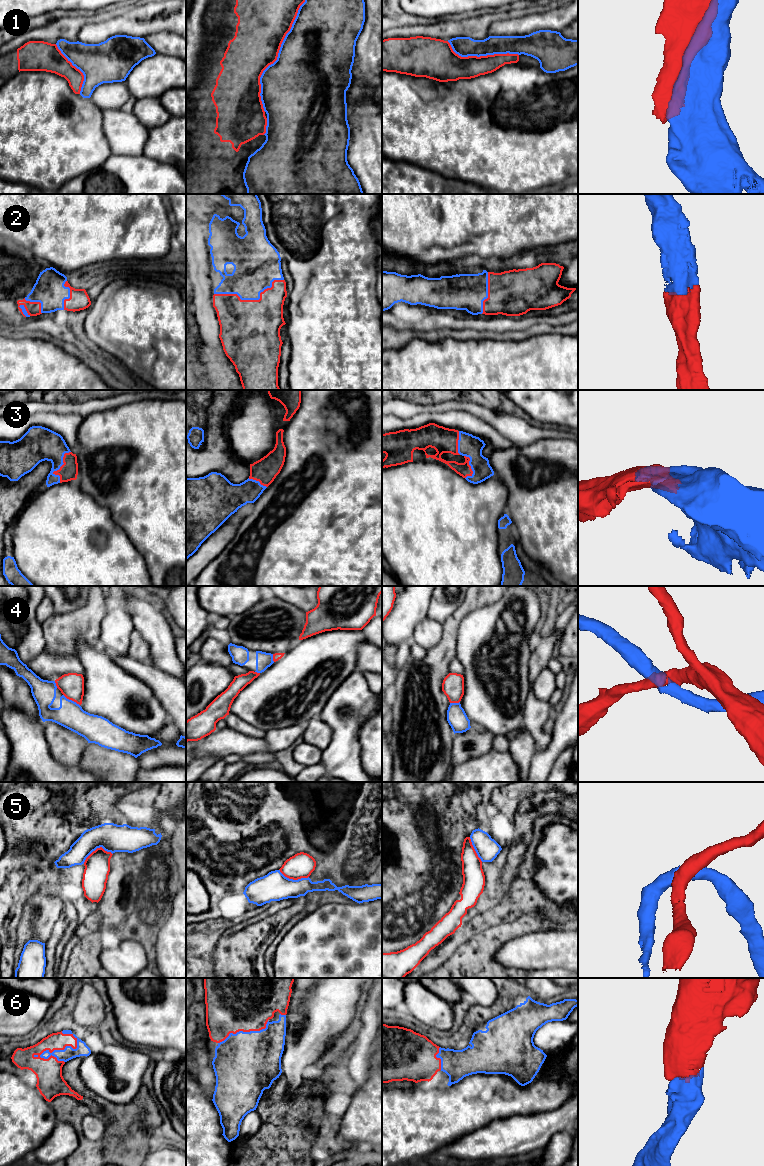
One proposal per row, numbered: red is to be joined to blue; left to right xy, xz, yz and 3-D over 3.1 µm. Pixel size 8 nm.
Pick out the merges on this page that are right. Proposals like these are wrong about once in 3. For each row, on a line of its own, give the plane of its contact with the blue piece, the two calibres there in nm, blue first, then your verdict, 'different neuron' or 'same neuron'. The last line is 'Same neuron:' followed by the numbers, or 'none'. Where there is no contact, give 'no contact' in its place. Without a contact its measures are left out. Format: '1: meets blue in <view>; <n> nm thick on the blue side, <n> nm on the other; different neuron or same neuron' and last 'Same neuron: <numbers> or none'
1: meets blue in xz; 500 nm thick on the blue side, 400 nm on the other; different neuron
2: meets blue in xz; 360 nm thick on the blue side, 480 nm on the other; same neuron
3: meets blue in xy; 280 nm thick on the blue side, 150 nm on the other; same neuron
4: meets blue in xy; 220 nm thick on the blue side, 200 nm on the other; different neuron
5: meets blue in xy; 220 nm thick on the blue side, 200 nm on the other; same neuron
6: meets blue in xy; 100 nm thick on the blue side, 220 nm on the other; same neuron
Same neuron: 2, 3, 5, 6

